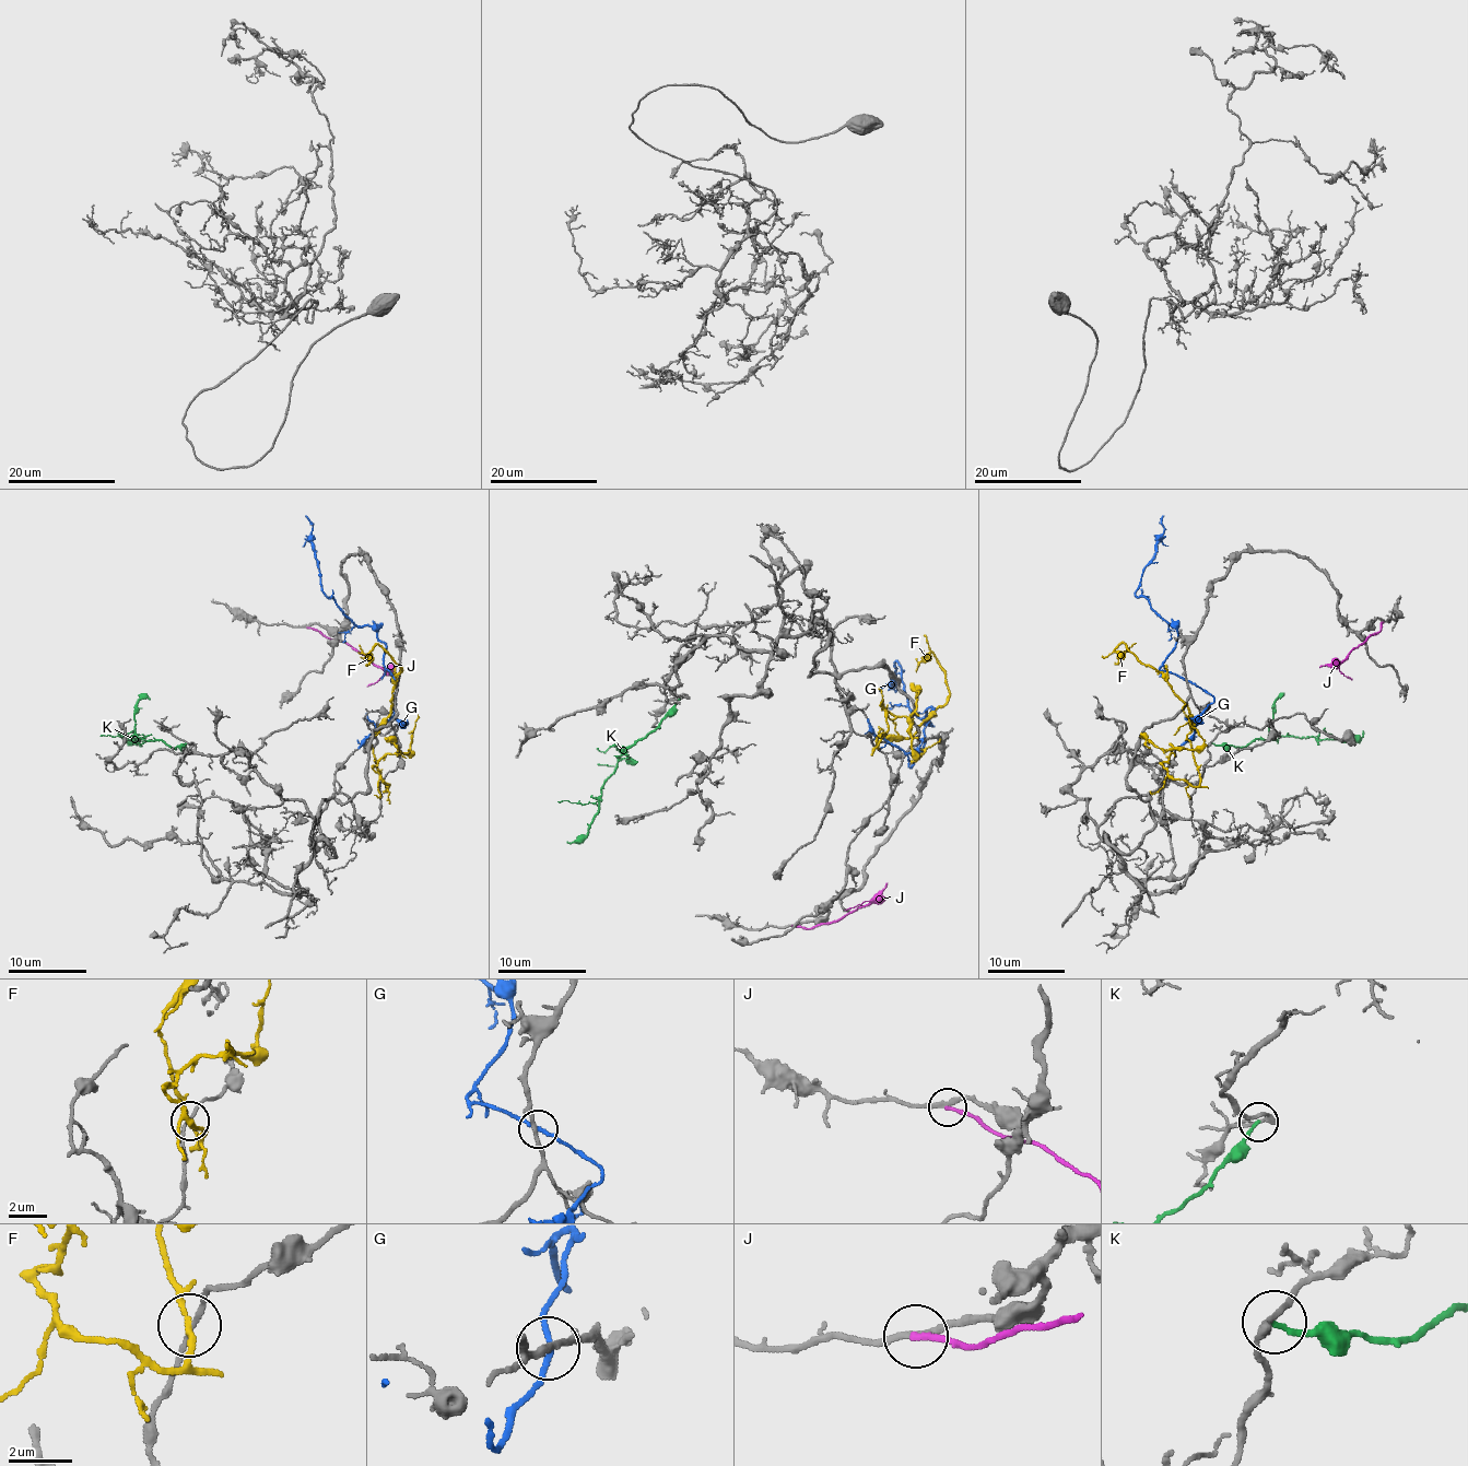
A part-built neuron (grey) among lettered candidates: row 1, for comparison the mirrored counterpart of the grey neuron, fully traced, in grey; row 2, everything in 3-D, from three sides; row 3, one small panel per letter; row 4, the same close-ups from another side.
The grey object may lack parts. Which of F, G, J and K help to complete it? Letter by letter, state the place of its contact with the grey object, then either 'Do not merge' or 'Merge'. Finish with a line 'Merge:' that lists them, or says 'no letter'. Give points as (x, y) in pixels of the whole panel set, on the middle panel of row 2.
F: Touches grey at (877, 747). Do not merge
G: Touches grey at (925, 739). Merge
J: Touches grey at (793, 926). Do not merge
K: Touches grey at (681, 698). Do not merge
Merge: G

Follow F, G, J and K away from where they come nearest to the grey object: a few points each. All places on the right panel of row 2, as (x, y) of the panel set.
F: (1200, 776), (1187, 739), (1188, 706), (1167, 679), (1125, 644), (1118, 648), (1125, 652), (1136, 642)
G: (1188, 680), (1160, 667), (1175, 644), (1176, 624), (1161, 619), (1146, 598), (1135, 593), (1164, 528), (1164, 515)
J: (1383, 622), (1380, 631), (1365, 638), (1338, 665), (1351, 679)
K: (1212, 742), (1242, 747), (1257, 739), (1291, 736), (1343, 742), (1362, 737), (1362, 730)

